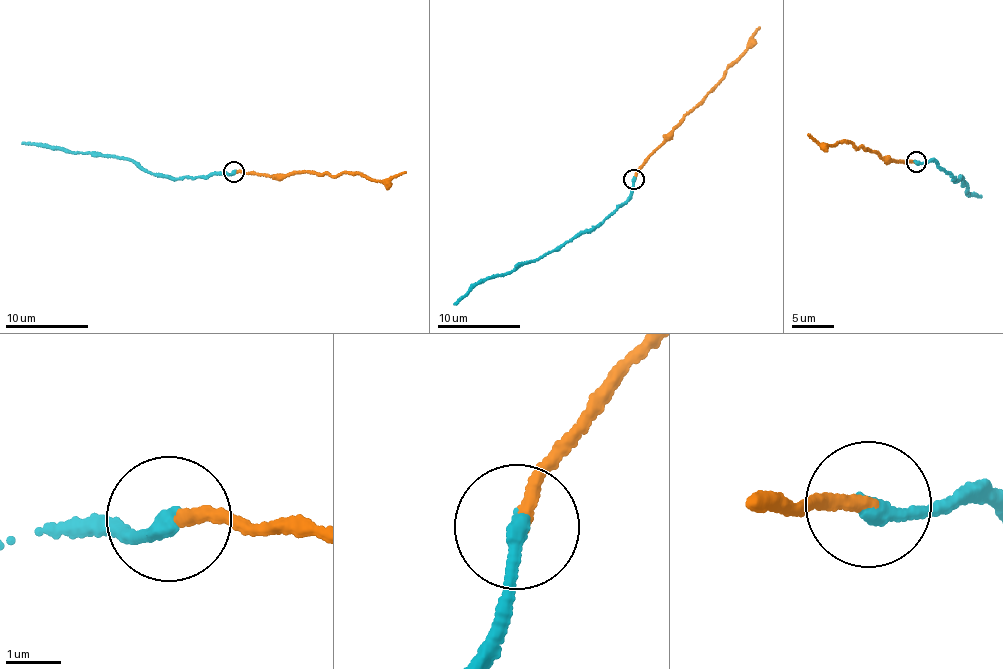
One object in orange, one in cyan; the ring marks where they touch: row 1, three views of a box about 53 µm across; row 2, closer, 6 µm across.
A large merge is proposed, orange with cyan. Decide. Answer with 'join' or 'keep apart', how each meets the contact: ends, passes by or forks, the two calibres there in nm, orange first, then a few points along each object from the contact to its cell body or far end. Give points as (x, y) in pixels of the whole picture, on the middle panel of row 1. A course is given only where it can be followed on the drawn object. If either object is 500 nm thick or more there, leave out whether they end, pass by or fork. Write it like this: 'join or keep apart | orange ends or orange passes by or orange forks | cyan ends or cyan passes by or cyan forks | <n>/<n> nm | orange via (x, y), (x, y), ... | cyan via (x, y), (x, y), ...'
join | orange ends | cyan ends | 240/320 nm | orange via (633, 178), (663, 137), (707, 93), (746, 48), (759, 27) | cyan via (633, 180), (629, 198), (590, 229), (580, 230), (533, 260), (488, 276), (453, 305)

